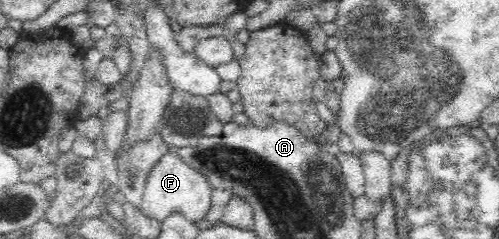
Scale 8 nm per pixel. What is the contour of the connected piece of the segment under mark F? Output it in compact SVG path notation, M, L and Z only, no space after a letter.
M170 147L170 150L153 165L146 177L145 191L142 196L144 199L142 214L161 221L169 214L179 212L186 220L195 222L204 218L206 211L210 208L211 192L205 176L190 165L186 165L174 148Z

